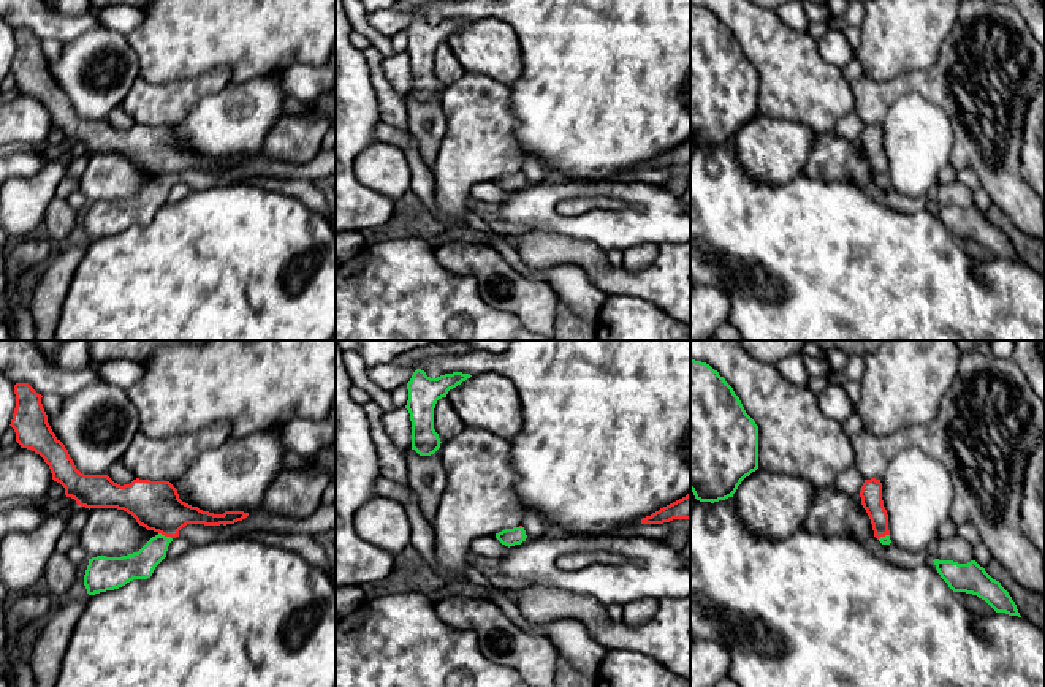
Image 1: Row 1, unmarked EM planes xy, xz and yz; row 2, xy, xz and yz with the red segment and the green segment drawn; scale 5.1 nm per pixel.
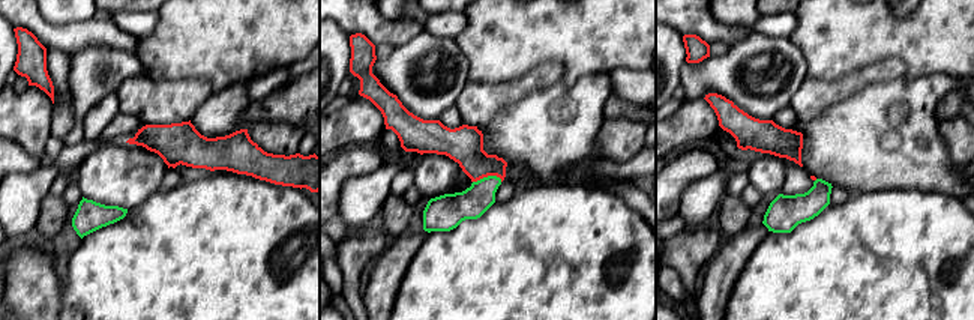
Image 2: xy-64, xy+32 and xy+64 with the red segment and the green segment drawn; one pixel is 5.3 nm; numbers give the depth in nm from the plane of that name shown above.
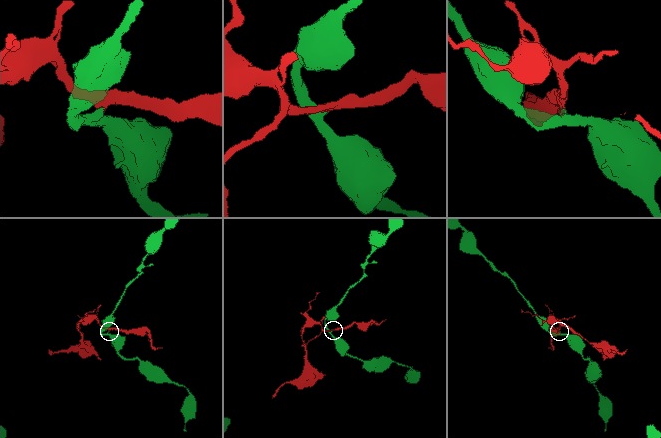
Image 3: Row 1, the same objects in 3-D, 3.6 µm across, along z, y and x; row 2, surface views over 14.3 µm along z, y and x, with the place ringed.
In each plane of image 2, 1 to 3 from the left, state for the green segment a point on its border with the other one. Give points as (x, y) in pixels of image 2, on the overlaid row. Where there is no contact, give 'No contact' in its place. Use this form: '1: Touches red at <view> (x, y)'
1: No contact
2: Touches red at xy+32 (486, 176)
3: No contact

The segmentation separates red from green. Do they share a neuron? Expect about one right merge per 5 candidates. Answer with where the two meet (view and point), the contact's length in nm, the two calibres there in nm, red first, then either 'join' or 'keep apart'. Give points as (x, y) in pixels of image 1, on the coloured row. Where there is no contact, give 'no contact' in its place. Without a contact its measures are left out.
meets red in xy at (165, 535); contact 80 nm long; 260 nm thick on the red side, 140 nm on the other; keep apart

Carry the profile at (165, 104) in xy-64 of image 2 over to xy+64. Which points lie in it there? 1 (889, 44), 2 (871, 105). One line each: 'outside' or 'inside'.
1: outside
2: outside

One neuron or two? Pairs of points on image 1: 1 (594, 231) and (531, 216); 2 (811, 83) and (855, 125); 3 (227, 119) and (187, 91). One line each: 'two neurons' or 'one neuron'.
1: one neuron
2: two neurons
3: two neurons

